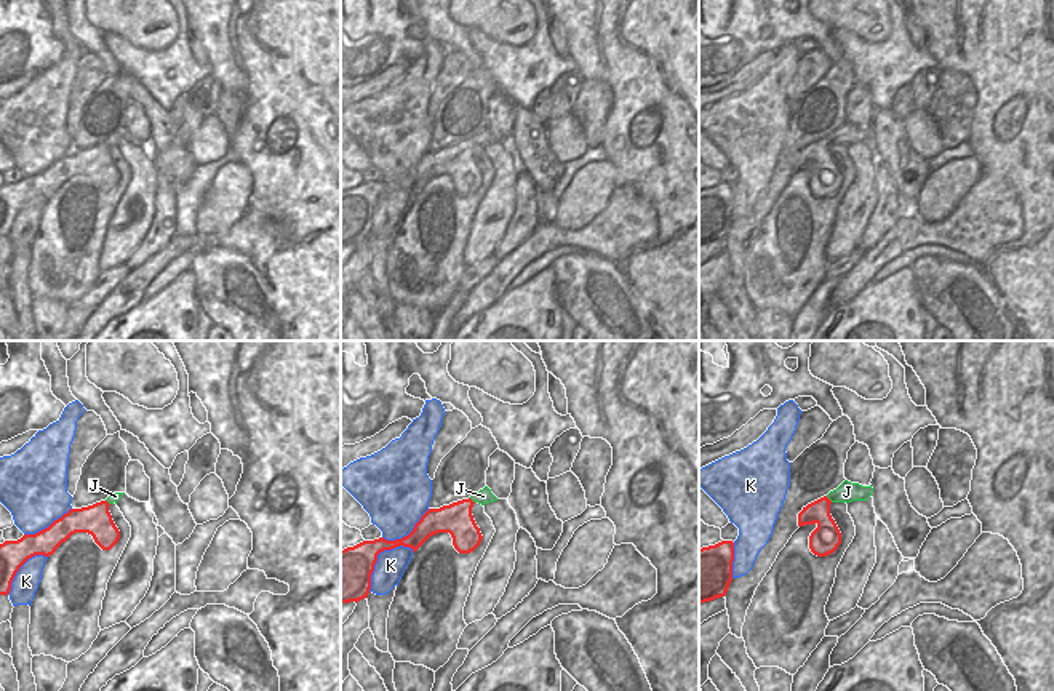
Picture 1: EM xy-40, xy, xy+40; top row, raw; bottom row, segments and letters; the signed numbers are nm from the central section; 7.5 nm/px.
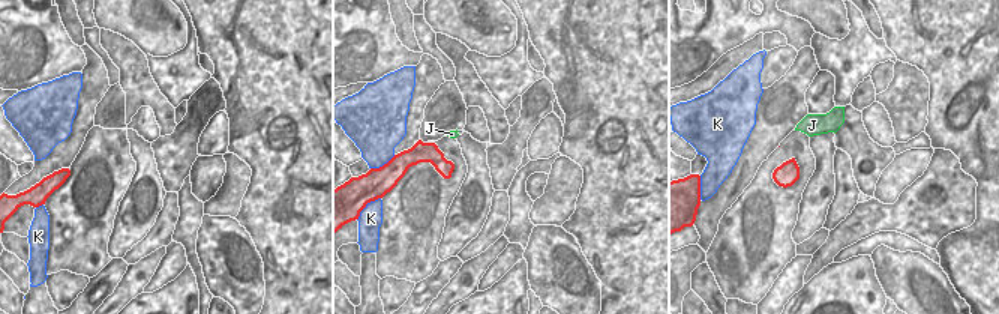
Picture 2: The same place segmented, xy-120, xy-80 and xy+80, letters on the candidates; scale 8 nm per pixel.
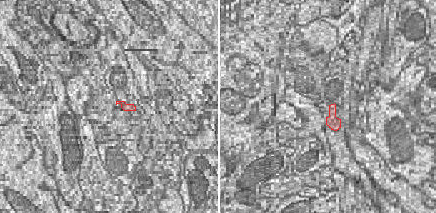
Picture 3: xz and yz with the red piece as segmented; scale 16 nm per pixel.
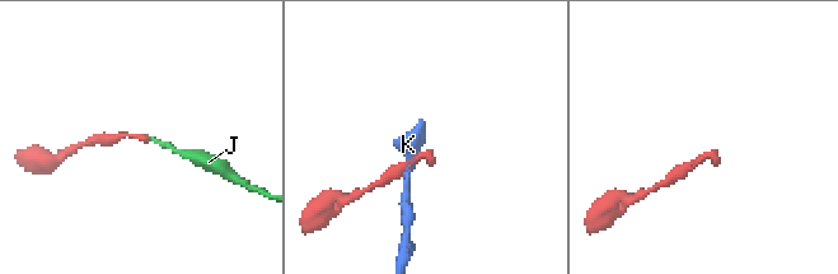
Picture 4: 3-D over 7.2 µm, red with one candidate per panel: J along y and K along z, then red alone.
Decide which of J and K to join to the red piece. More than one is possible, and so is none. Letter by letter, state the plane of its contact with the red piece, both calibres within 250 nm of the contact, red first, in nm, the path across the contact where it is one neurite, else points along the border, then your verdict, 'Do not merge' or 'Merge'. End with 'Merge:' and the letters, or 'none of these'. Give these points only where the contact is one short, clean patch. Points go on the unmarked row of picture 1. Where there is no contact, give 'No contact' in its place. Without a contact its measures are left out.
J: Touches red in xy+40. Thickness 170 nm (red) against 150 nm. Path across: xy+40 (818, 154), (827, 139), (846, 133). Merge
K: Touches red in xy. Thickness 320 nm (red) against 220 nm. Do not merge
Merge: J

